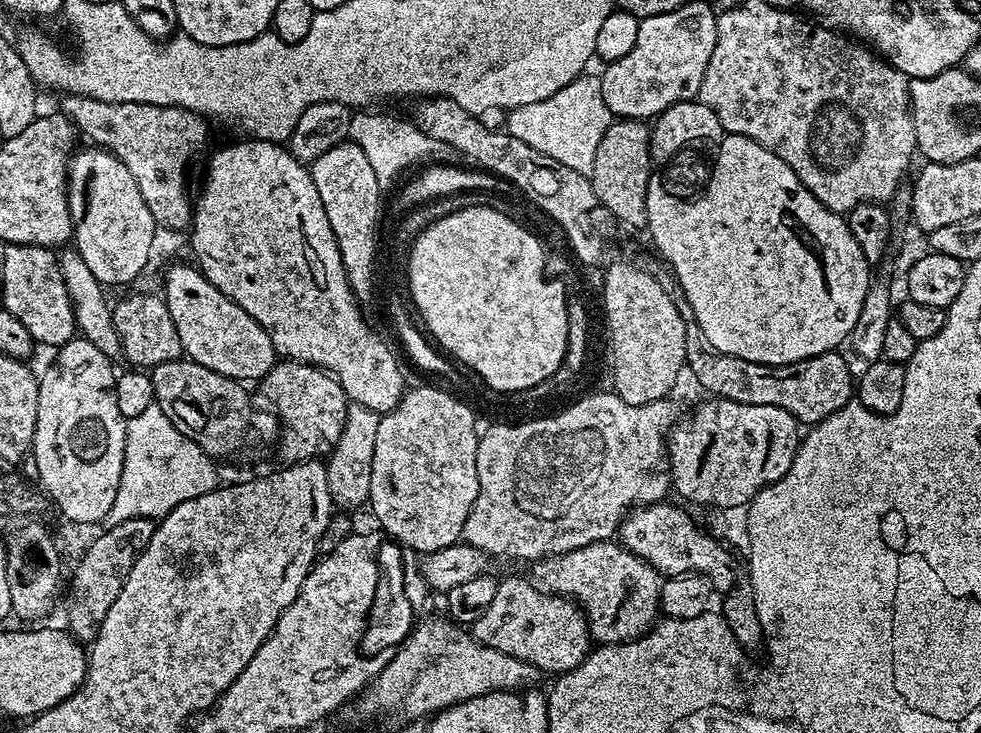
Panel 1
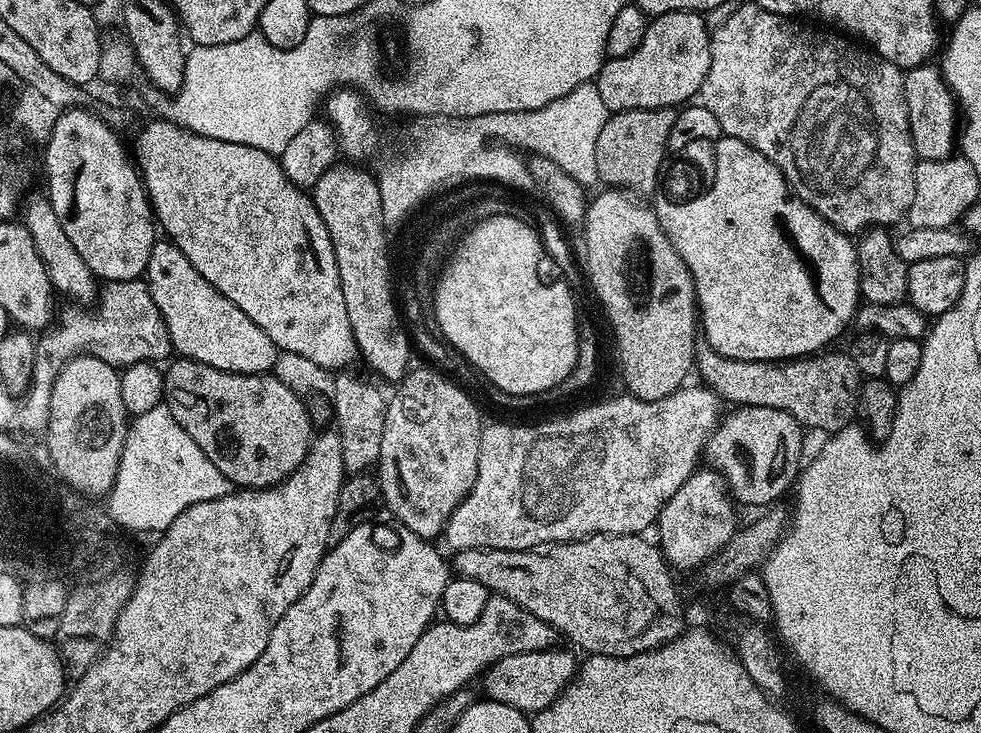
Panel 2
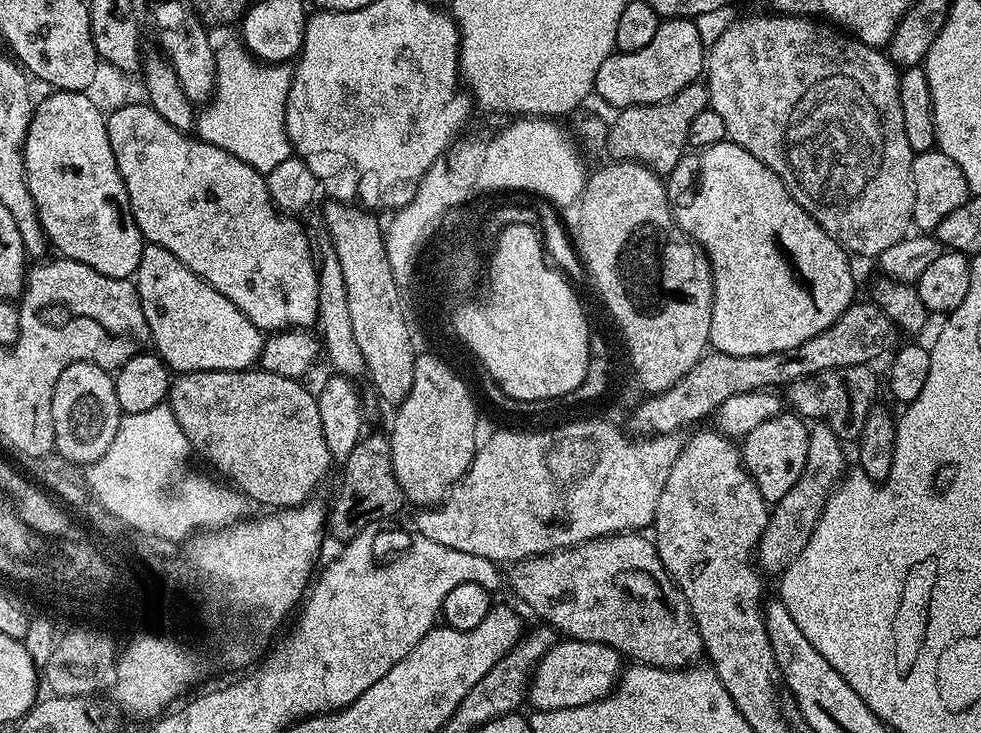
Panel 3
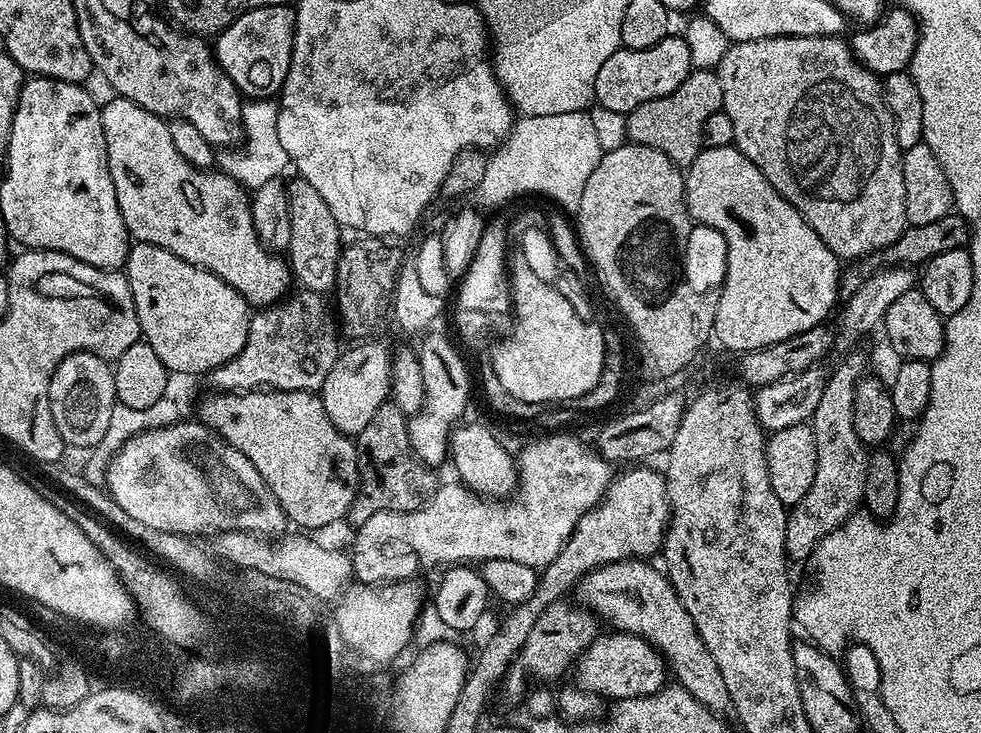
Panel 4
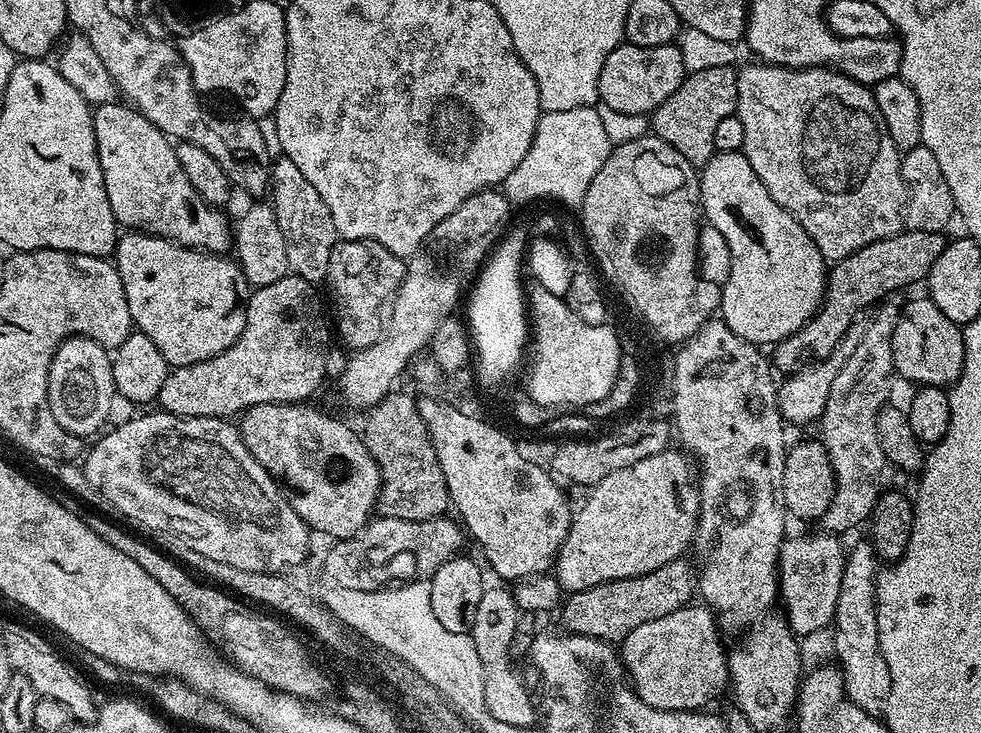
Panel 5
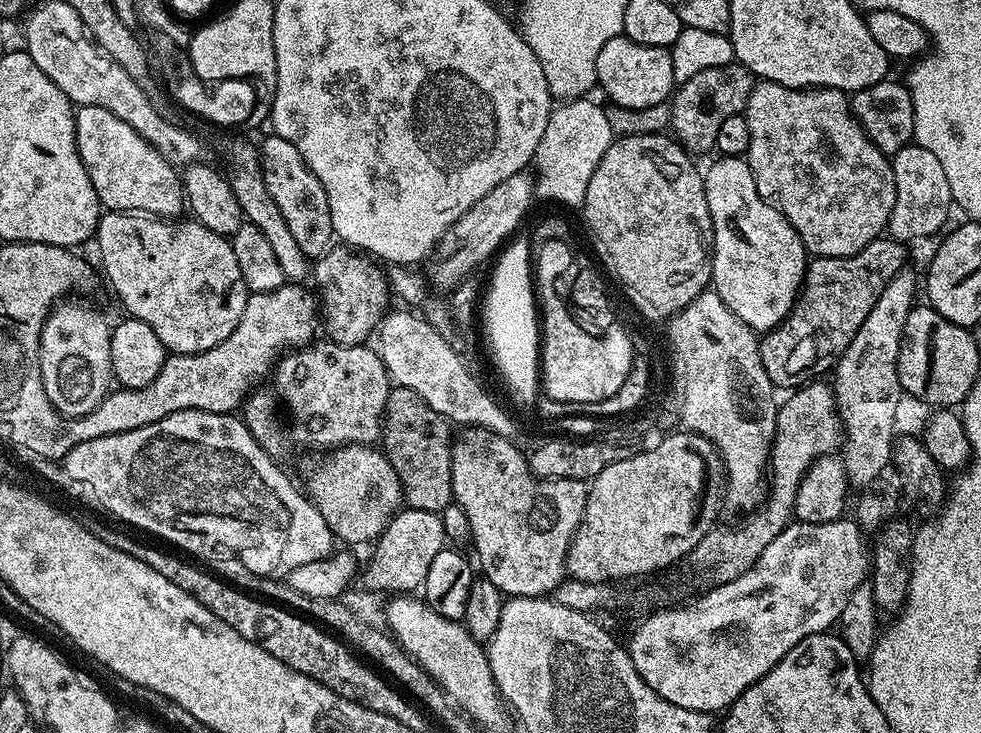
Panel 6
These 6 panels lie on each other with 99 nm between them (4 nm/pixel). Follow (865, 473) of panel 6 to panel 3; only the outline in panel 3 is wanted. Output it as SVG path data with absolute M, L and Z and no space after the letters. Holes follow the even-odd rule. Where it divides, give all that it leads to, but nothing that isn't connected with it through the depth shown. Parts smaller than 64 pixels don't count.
M816 422L811 425L806 466L798 482L794 482L790 494L783 496L771 509L768 525L758 545L758 564L765 573L783 574L790 566L790 562L794 562L794 558L802 554L806 542L810 542L810 534L814 534L814 526L824 512L828 493L845 475L843 446L845 447L841 437L836 435L831 424Z

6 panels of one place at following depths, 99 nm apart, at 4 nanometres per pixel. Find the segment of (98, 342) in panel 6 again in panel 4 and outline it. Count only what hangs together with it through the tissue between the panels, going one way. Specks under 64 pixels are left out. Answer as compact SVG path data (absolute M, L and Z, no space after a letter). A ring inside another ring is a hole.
M88 352L70 354L54 370L49 384L49 402L54 424L65 445L95 449L106 434L111 410L117 404L109 361Z

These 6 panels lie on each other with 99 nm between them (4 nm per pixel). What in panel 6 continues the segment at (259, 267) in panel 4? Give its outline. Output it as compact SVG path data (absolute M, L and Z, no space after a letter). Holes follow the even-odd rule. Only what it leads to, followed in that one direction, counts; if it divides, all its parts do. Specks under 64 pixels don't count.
M102 106L76 108L76 145L86 166L86 174L90 174L90 182L94 182L94 190L107 211L155 214L161 218L176 218L185 211L186 201L177 169L166 162L166 158L162 158L162 154L158 154L158 150L154 150L154 146L150 146L142 134L138 134L138 130L126 126L122 118L114 118L110 110L102 110Z

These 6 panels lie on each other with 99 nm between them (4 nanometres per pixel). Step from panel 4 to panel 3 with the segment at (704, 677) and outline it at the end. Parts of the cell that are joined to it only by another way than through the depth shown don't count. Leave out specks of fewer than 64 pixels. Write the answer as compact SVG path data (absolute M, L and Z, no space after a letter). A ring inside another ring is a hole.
M626 532L623 534L613 534L598 540L585 540L583 544L574 544L565 546L555 552L549 552L543 556L530 556L527 560L517 560L511 565L512 568L507 569L506 584L516 591L516 596L529 608L532 612L537 612L541 616L545 625L556 629L557 633L563 634L565 637L573 640L585 640L586 642L602 642L606 646L610 646L614 650L618 650L621 657L627 658L629 661L639 662L641 664L649 664L655 668L686 668L697 663L696 660L701 658L704 652L704 643L698 634L698 626L692 617L690 606L686 602L686 598L681 594L680 587L673 582L669 576L664 563L660 561L660 555L656 553L656 545L651 539L648 540L644 534L636 532Z

